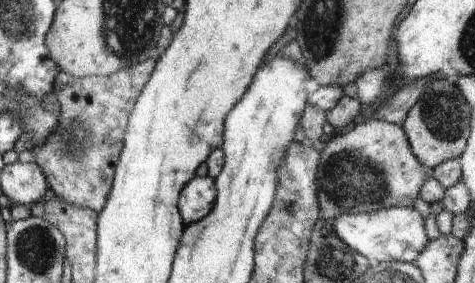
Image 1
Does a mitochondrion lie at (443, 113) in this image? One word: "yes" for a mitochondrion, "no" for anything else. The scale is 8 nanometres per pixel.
yes

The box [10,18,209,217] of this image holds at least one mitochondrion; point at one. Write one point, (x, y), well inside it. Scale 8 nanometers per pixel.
(73, 141)

